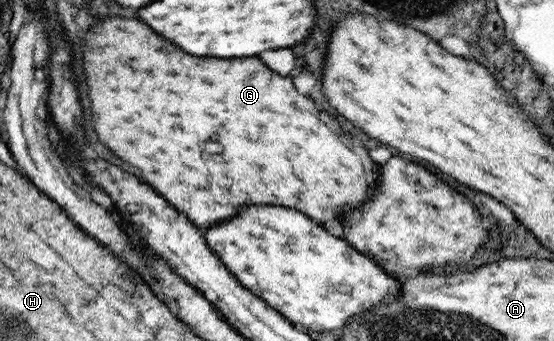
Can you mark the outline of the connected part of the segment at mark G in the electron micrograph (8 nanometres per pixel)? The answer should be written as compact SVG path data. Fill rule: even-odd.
M108 16L98 26L90 26L86 30L86 38L80 42L80 68L84 74L84 84L90 100L90 124L98 136L98 140L108 146L122 162L134 166L140 170L142 180L152 186L154 192L158 192L170 207L182 212L194 226L208 228L210 224L228 220L238 214L238 208L248 206L278 206L290 208L304 214L318 224L328 220L342 220L344 212L350 212L368 200L373 186L377 183L377 168L379 164L372 161L367 150L354 148L352 143L344 137L344 132L338 123L328 113L318 111L314 107L314 101L303 94L300 94L293 85L292 77L283 77L274 74L259 58L194 58L172 44L164 42L160 36L156 36L146 24L126 18ZM206 144L218 146L216 150L206 150Z

